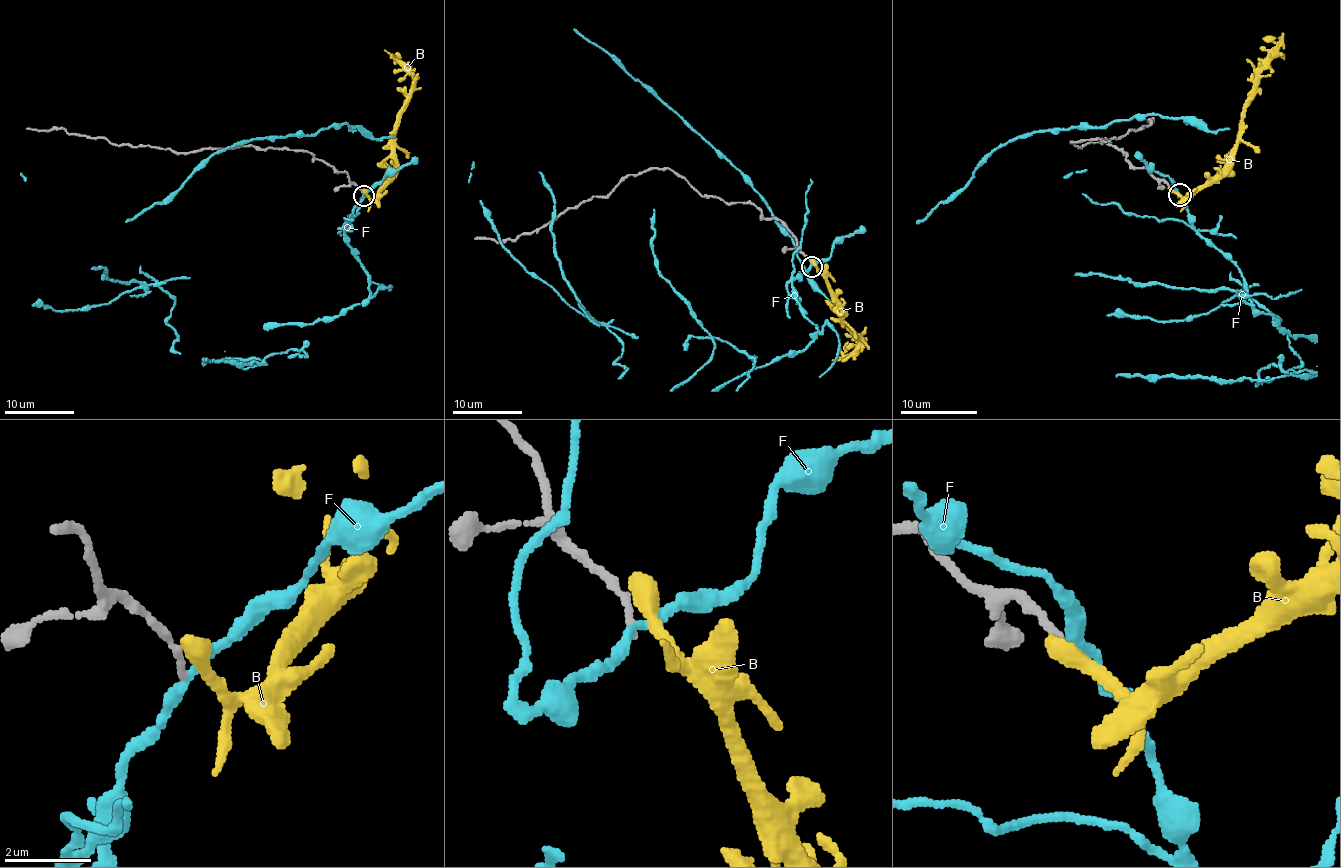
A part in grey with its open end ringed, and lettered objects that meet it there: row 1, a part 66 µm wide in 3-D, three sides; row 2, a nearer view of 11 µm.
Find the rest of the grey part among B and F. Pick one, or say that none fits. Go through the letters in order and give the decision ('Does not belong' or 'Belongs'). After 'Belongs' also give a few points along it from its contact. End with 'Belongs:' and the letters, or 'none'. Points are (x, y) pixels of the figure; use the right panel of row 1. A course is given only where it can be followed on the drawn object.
B: Does not belong
F: Does not belong
Belongs: none

